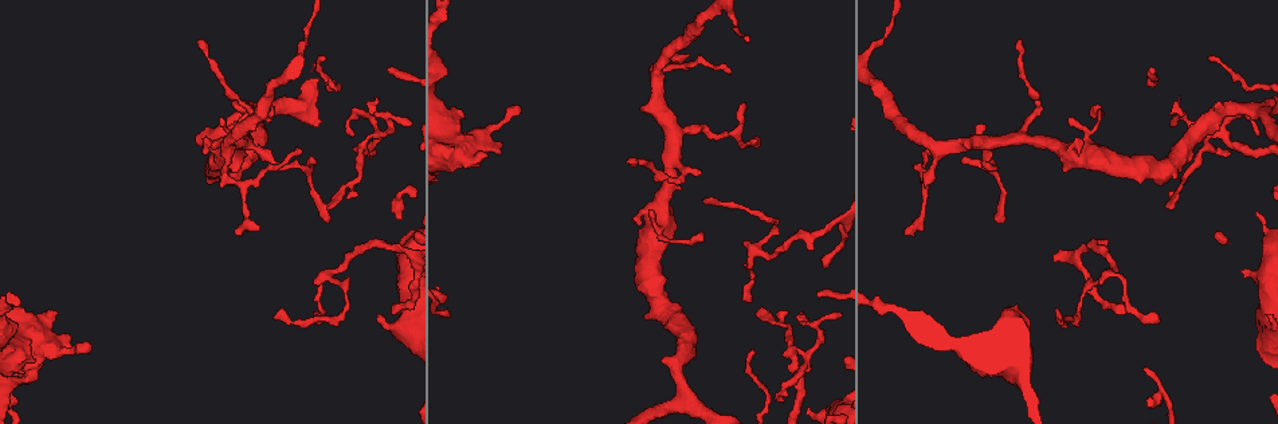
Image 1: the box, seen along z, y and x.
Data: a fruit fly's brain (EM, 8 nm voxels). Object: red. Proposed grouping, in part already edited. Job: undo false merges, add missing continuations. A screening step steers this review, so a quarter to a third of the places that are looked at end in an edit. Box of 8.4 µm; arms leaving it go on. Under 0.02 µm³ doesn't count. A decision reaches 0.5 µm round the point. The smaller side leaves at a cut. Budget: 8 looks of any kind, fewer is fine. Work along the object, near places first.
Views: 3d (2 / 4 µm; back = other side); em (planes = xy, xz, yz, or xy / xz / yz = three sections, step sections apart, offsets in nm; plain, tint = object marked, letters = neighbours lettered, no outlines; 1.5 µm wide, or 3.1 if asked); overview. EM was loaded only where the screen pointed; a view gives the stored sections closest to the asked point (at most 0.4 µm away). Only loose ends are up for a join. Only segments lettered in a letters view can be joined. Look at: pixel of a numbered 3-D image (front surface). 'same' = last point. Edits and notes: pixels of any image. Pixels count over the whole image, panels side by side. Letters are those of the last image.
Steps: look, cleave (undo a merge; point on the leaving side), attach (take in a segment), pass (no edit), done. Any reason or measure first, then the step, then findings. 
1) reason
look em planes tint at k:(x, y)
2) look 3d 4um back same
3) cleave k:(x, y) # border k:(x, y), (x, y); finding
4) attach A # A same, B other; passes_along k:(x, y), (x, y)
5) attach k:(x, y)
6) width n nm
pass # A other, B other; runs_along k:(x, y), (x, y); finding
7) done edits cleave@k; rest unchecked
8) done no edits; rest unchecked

tapers out
look em planes letters at 1:(1168, 207)

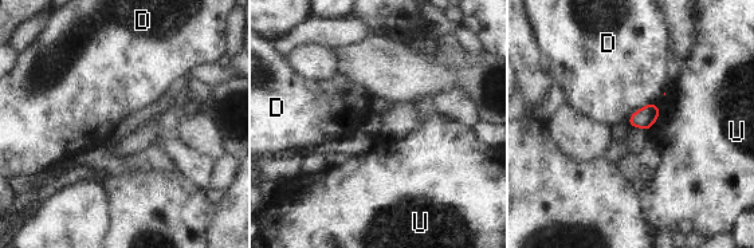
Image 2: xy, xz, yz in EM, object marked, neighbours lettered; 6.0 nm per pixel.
longest_contact D 220 nm
pass # D other, U other; no lettered segment goes on from it

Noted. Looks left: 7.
branch stops here
look 3d 4um at 1:(808, 321)

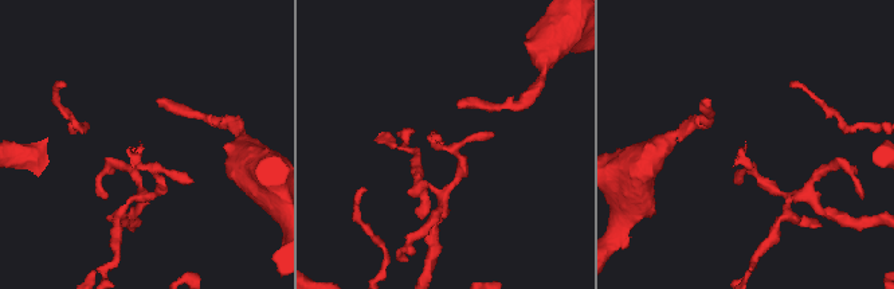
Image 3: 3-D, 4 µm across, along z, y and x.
need the tissue
look em xy step 4 letters at 3:(743, 147)

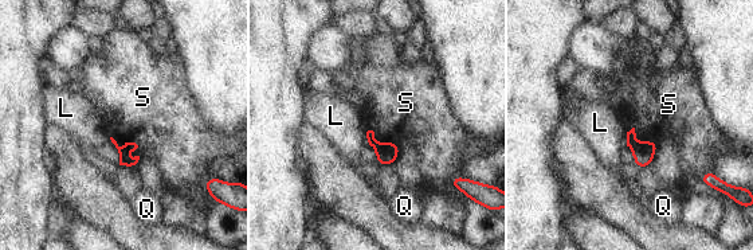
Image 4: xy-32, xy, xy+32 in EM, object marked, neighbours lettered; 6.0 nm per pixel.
pass # L other, Q other, S other; border 4:(110, 136), (140, 157); none of them fits

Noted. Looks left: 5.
tapers out
look 3d 2um at 1:(395, 312)

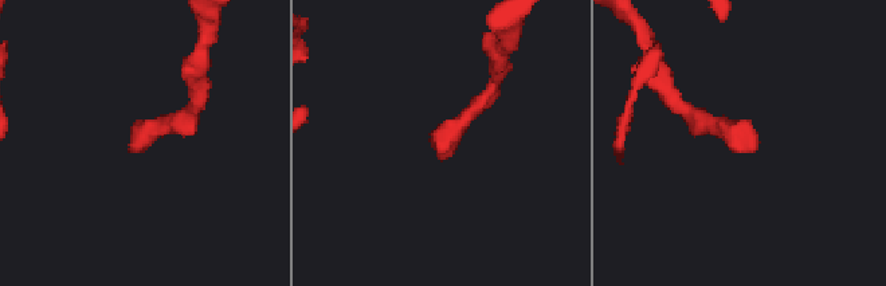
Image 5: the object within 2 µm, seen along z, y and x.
look em planes letters at 5:(441, 159)

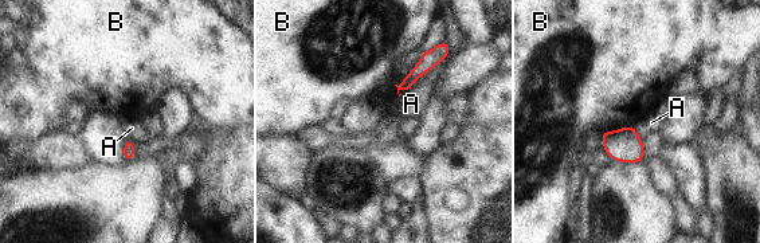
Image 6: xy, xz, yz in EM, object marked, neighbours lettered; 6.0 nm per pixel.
pass # A other, B other; border 6:(445, 57), (399, 97); no lettered segment goes on from it

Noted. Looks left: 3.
done no edits; rest unchecked

